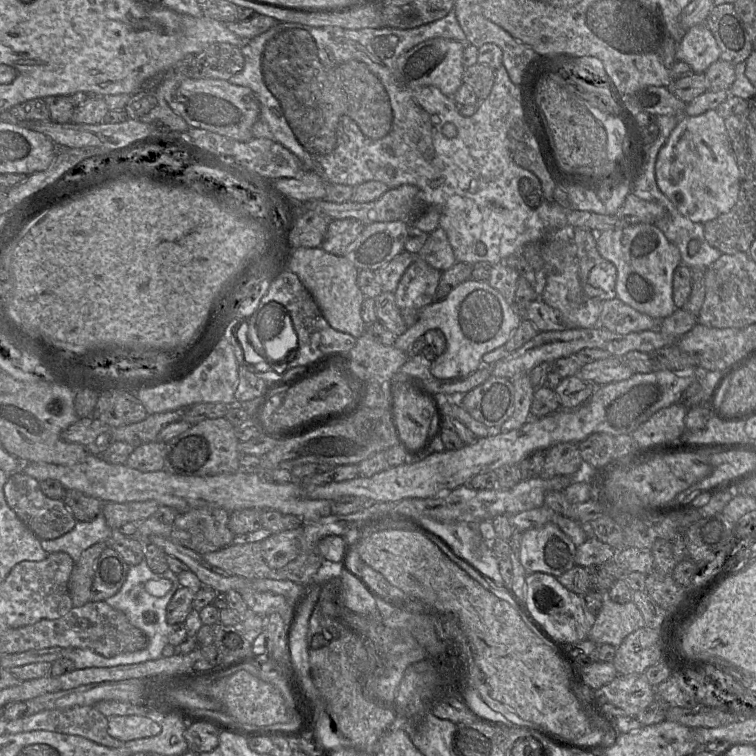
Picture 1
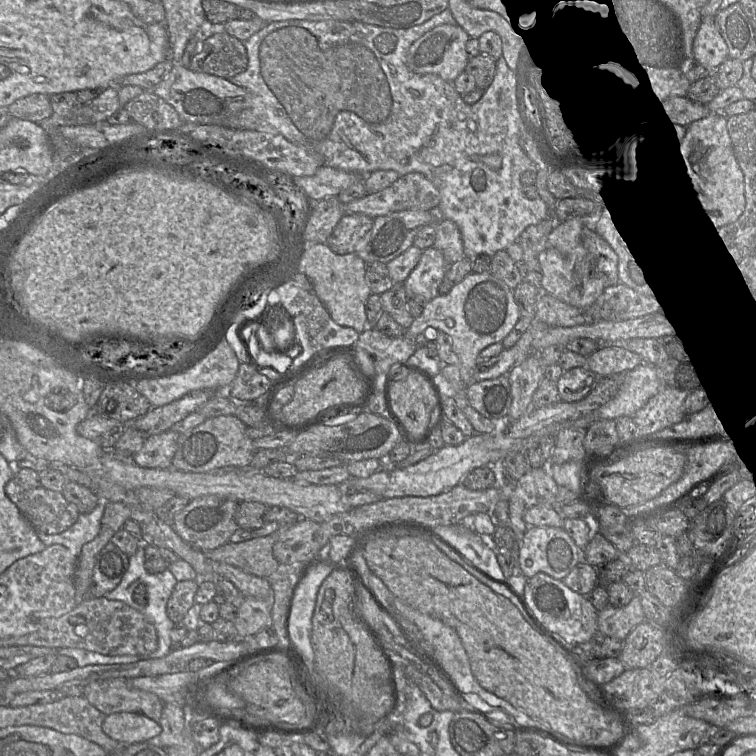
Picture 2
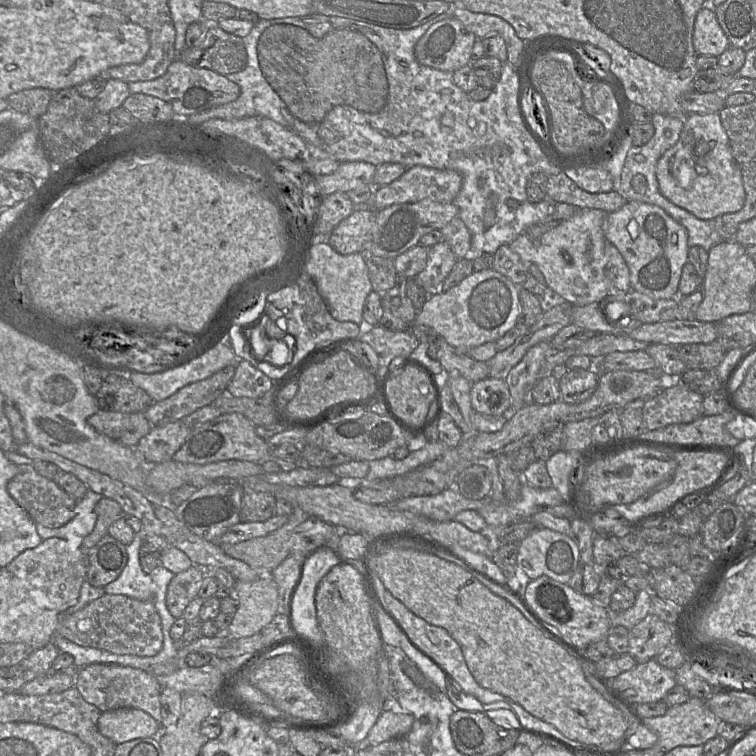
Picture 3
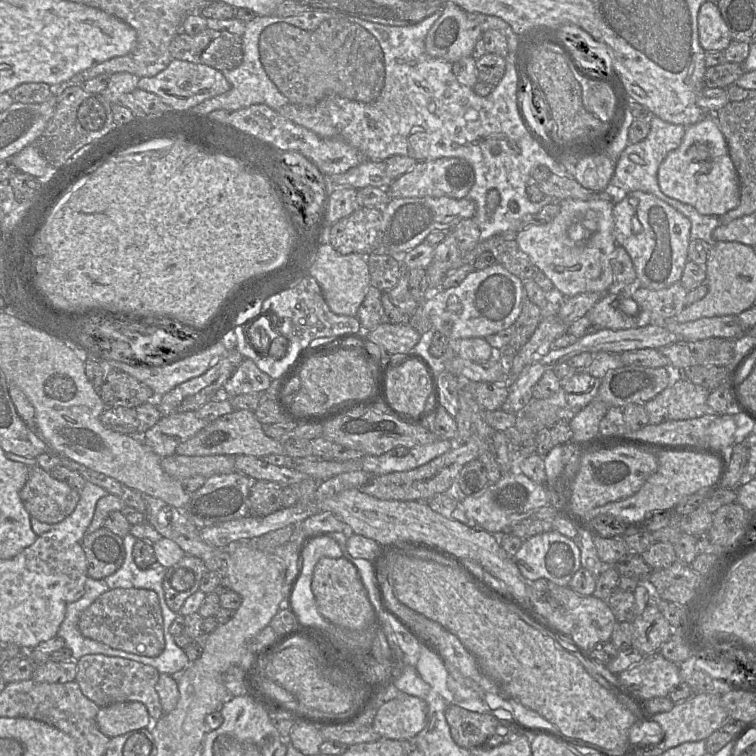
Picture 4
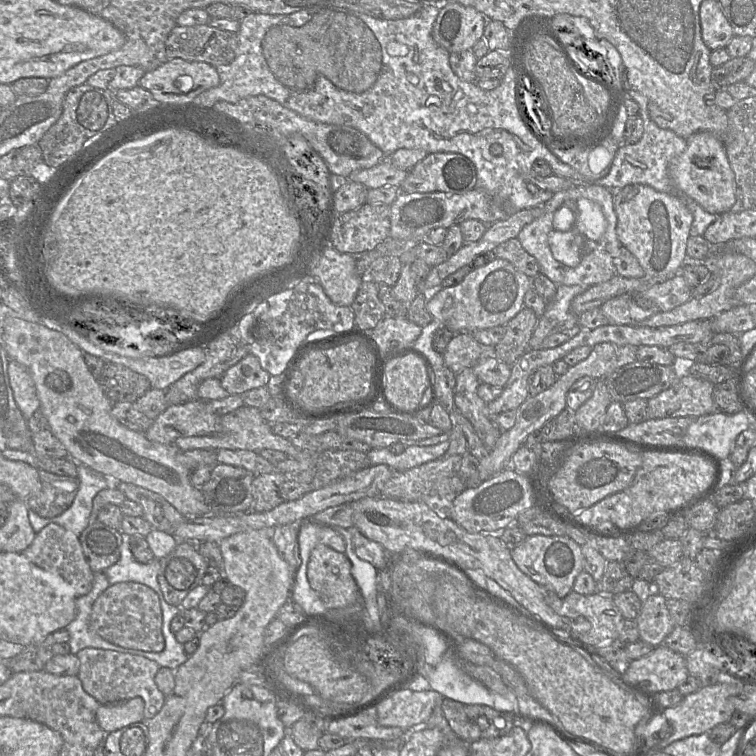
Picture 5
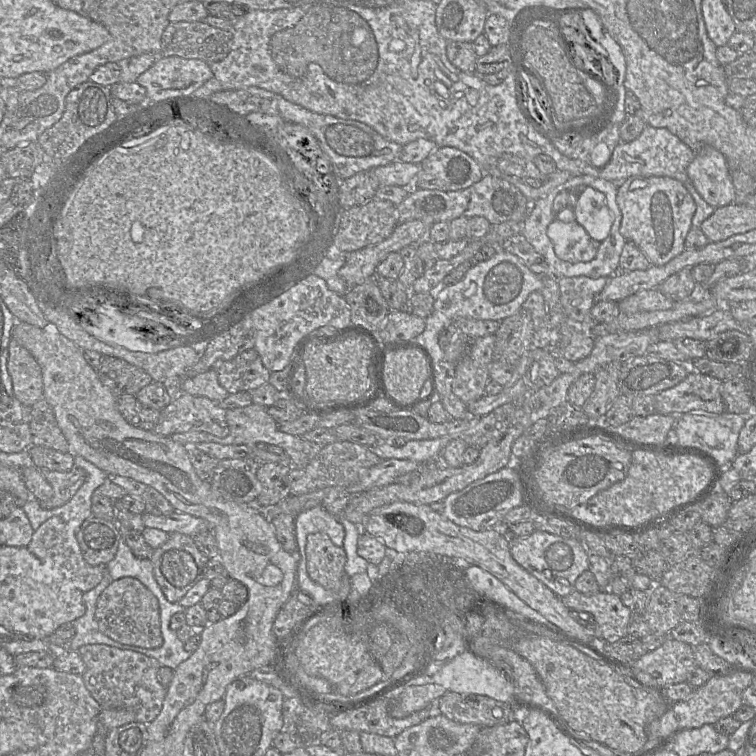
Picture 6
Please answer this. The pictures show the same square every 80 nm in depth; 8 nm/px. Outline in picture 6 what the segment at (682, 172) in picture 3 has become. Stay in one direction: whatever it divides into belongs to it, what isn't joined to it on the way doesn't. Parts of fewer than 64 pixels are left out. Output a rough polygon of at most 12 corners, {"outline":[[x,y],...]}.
{"outline":[[699,149],[686,169],[714,208],[736,192],[724,155]]}

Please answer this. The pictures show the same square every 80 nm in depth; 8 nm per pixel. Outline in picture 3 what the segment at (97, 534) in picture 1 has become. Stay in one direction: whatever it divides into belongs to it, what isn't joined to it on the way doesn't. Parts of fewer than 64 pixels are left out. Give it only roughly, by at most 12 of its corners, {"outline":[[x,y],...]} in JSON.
{"outline":[[88,489],[73,518],[58,528],[36,524],[42,540],[58,537],[81,547],[94,529],[103,498]]}

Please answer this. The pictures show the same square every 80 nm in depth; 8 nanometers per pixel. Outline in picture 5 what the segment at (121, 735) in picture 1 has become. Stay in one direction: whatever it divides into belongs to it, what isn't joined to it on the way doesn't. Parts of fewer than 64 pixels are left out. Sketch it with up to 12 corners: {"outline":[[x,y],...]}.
{"outline":[[144,701],[100,705],[97,722],[111,733],[144,719]]}

